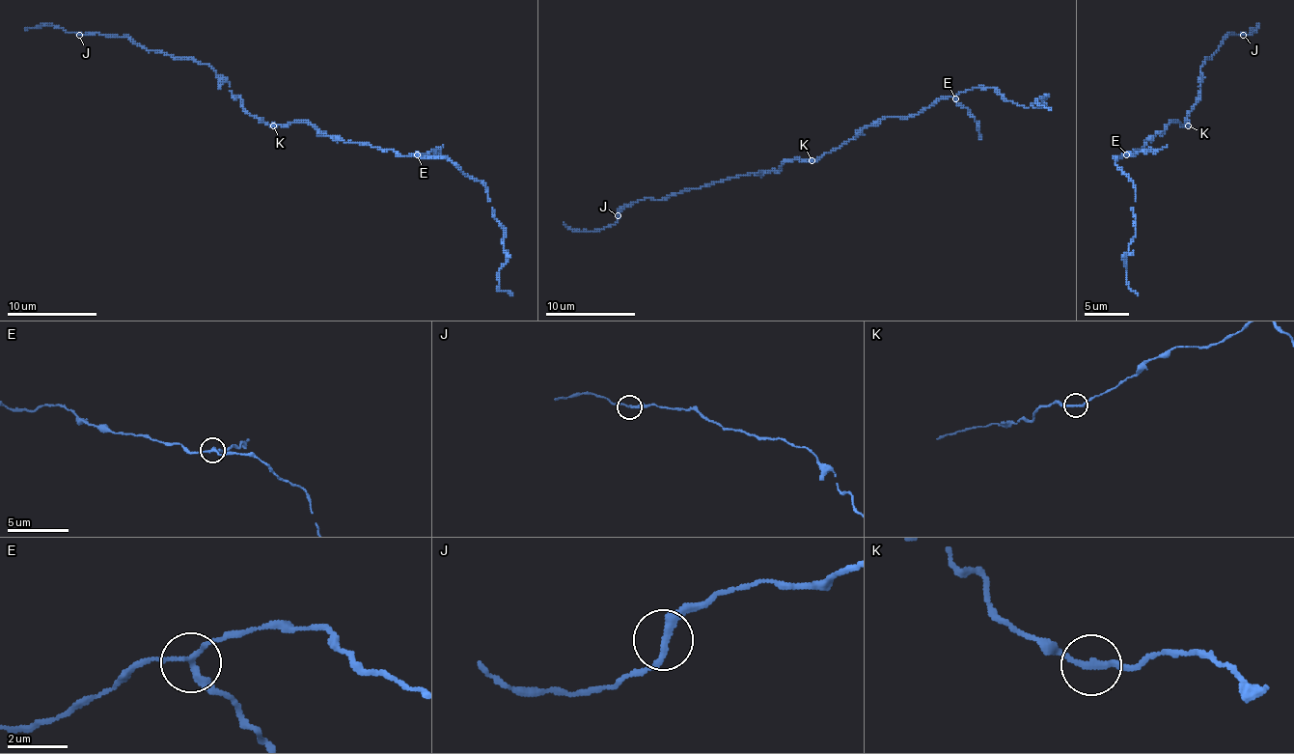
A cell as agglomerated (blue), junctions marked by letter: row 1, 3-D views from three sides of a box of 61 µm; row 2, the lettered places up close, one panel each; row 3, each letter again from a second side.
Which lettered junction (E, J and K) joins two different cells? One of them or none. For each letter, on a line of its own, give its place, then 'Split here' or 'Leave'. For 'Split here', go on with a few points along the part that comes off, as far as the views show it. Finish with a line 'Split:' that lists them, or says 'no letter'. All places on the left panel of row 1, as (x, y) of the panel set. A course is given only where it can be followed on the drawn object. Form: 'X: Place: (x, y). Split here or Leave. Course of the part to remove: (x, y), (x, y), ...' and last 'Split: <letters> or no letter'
E: Place: (417, 154). Split here. Course of the part to remove: (416, 153), (436, 152), (443, 145)
J: Place: (79, 35). Leave
K: Place: (273, 125). Leave
Split: E

